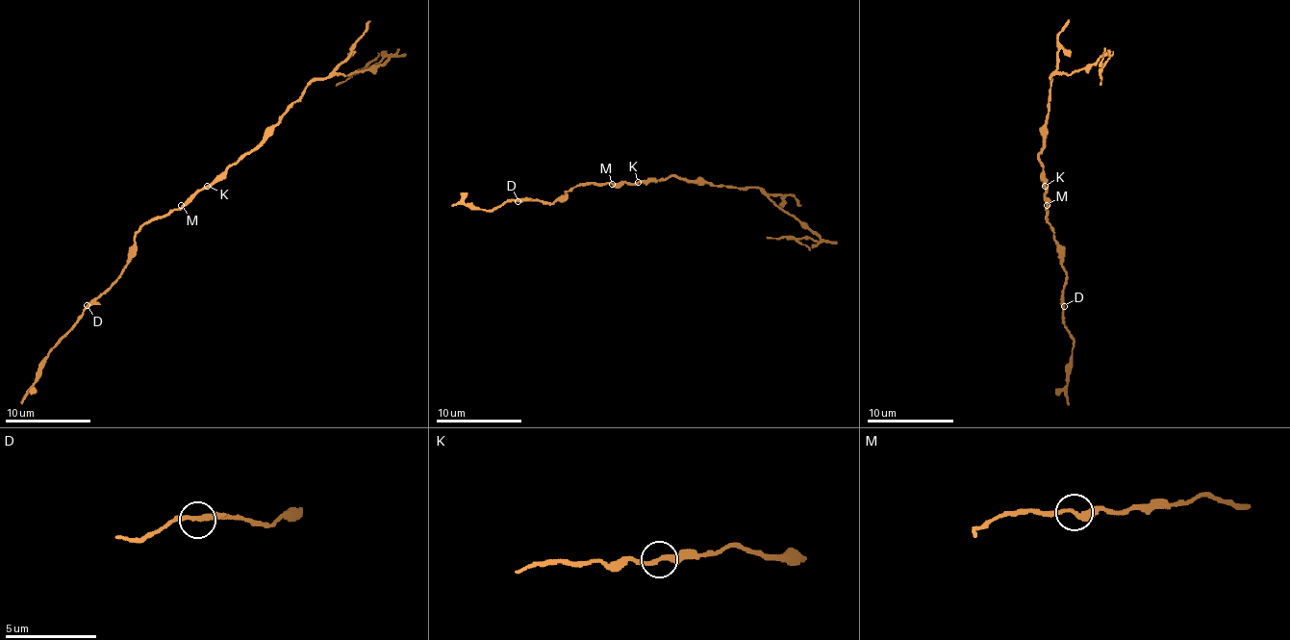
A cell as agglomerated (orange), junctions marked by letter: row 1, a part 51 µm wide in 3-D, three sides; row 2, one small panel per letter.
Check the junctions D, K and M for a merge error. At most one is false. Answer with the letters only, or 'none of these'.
K

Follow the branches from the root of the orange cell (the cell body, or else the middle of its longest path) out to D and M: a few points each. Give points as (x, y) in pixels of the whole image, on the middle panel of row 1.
D: (640, 182), (577, 184), (554, 203), (518, 201)
M: (640, 182), (612, 184)

